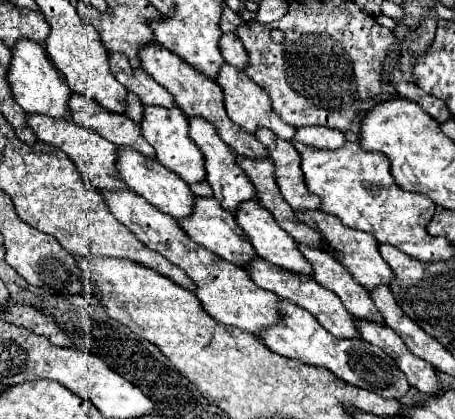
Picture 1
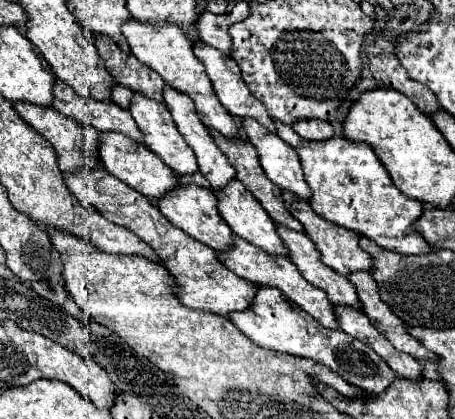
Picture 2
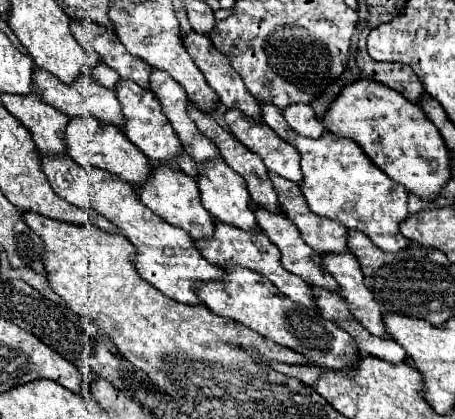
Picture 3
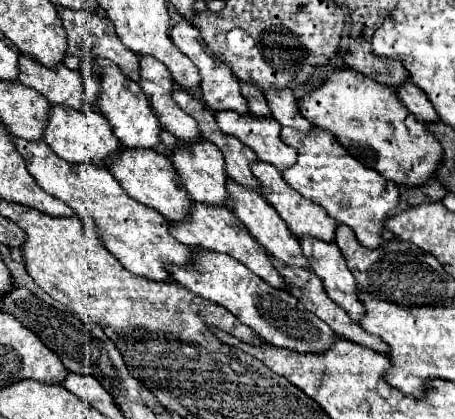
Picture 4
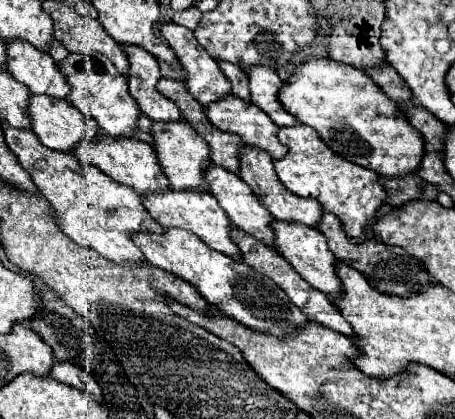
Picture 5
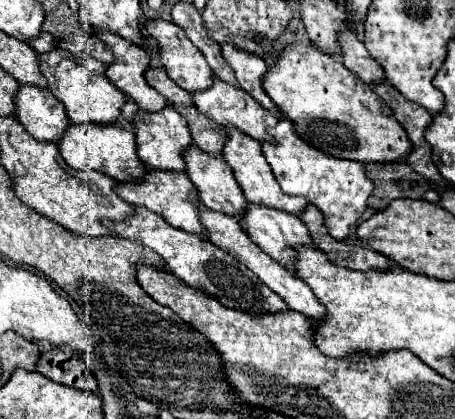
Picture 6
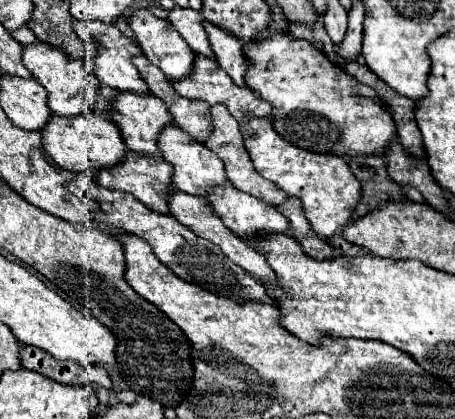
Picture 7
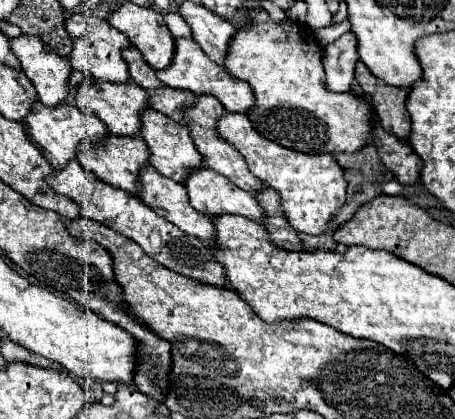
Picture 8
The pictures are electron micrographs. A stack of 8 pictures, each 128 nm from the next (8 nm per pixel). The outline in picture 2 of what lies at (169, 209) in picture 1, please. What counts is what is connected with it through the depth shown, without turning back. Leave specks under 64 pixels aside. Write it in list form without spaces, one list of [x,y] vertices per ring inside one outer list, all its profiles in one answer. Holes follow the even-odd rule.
[[[102,132],[102,134],[98,134],[96,142],[98,142],[98,148],[92,150],[90,154],[94,158],[98,156],[98,160],[104,164],[104,168],[112,176],[122,180],[136,192],[144,194],[152,204],[156,204],[160,198],[164,198],[166,192],[170,192],[178,184],[178,176],[174,176],[174,172],[158,156],[154,156],[154,152],[150,152],[144,144],[134,142],[132,138],[118,134],[118,132]]]

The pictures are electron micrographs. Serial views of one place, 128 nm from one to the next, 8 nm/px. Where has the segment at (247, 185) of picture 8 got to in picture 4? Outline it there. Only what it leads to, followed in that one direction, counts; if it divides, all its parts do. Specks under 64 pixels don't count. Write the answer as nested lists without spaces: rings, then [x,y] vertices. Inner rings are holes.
[[[254,162],[250,166],[252,174],[256,176],[258,184],[260,184],[260,194],[264,196],[264,200],[274,206],[274,210],[280,214],[280,218],[286,222],[286,226],[292,230],[292,234],[296,236],[304,236],[304,234],[310,234],[314,238],[320,238],[320,240],[326,240],[326,242],[332,242],[334,240],[334,232],[336,232],[336,226],[338,222],[334,218],[330,218],[324,208],[320,208],[320,204],[312,204],[310,200],[306,200],[304,196],[300,196],[294,188],[290,188],[286,184],[286,180],[282,178],[282,174],[270,166],[268,162]]]

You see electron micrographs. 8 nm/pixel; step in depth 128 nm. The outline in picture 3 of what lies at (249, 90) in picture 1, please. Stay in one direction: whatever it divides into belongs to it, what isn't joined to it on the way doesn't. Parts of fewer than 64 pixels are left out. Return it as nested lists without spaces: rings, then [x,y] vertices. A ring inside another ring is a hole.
[[[186,32],[186,34],[182,36],[182,42],[184,42],[188,54],[192,56],[192,60],[196,62],[196,66],[202,70],[208,86],[218,94],[220,104],[224,104],[226,108],[238,108],[238,110],[242,110],[242,114],[244,114],[246,118],[254,118],[254,120],[262,122],[262,112],[260,112],[258,100],[250,96],[250,92],[246,90],[242,78],[238,76],[238,72],[234,72],[234,68],[230,66],[228,58],[226,58],[224,54],[220,54],[220,52],[212,46],[212,42],[208,40],[208,36],[200,36],[198,32]]]

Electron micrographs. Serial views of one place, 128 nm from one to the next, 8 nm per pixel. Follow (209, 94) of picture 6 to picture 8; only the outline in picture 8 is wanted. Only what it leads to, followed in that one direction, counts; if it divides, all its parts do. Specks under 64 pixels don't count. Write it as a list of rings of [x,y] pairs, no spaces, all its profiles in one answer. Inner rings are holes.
[[[182,38],[182,40],[174,40],[174,44],[176,44],[176,52],[172,56],[170,68],[156,70],[156,76],[160,82],[164,82],[166,86],[172,86],[172,88],[190,90],[196,96],[212,94],[222,102],[222,106],[228,112],[246,113],[246,110],[252,106],[252,100],[254,100],[252,88],[246,82],[228,74],[226,68],[216,68],[216,64],[212,64],[212,60],[208,60],[208,56],[204,56],[204,52],[200,52],[200,46],[194,40]]]

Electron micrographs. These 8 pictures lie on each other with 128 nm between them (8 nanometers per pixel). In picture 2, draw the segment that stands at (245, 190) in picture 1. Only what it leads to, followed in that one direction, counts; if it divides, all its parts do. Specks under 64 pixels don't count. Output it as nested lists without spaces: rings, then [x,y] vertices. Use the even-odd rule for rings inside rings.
[[[166,84],[166,86],[164,86],[164,104],[168,106],[168,110],[170,110],[170,114],[172,114],[172,120],[174,120],[176,128],[178,128],[178,132],[184,136],[186,144],[194,150],[194,154],[196,154],[196,158],[198,158],[198,170],[208,178],[208,182],[212,184],[212,188],[214,188],[214,190],[220,190],[220,188],[226,186],[230,180],[234,180],[236,172],[234,172],[232,164],[228,162],[228,158],[224,156],[224,152],[220,152],[220,148],[214,144],[212,136],[208,134],[208,128],[206,128],[206,126],[200,122],[200,118],[196,116],[192,100],[190,100],[188,96],[184,96],[182,92],[176,92],[176,88],[172,88],[172,86]]]

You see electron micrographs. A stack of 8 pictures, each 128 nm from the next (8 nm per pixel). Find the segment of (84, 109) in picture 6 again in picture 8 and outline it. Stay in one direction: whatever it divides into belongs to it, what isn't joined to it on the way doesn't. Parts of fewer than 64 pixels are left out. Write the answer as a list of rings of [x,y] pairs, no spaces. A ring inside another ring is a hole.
[[[38,36],[10,38],[10,48],[20,60],[22,70],[38,92],[38,100],[46,106],[64,102],[68,94],[68,74],[72,66],[66,58],[50,52]]]

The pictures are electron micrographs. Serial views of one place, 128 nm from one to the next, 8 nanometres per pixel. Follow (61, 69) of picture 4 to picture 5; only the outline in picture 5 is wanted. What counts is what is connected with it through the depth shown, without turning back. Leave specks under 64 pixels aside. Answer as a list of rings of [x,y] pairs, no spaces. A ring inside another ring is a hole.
[[[26,40],[6,42],[6,64],[4,68],[24,84],[32,94],[48,94],[54,98],[66,98],[70,86],[56,62],[46,54],[36,50]]]

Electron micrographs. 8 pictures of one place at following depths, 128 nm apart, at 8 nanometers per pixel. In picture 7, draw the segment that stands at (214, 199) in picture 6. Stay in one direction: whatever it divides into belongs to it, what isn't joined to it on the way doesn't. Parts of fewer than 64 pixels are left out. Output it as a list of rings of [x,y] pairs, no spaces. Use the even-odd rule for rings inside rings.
[[[176,124],[160,132],[160,152],[162,152],[162,158],[172,164],[172,184],[182,192],[188,192],[194,196],[206,196],[210,188],[224,184],[226,180],[224,164],[216,158],[216,154],[212,154],[212,150],[208,150],[204,144],[188,140],[188,132],[178,128]]]

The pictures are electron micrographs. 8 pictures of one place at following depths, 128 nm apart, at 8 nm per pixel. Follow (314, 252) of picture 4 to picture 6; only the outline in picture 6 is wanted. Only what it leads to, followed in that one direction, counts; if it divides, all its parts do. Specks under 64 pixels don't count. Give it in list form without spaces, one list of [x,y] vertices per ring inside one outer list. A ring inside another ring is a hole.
[[[248,204],[244,216],[240,218],[240,226],[256,242],[256,246],[260,246],[268,256],[272,256],[276,262],[280,262],[288,270],[294,270],[294,266],[296,266],[296,252],[292,250],[292,246],[294,244],[312,244],[308,228],[300,222],[300,218],[286,214],[282,210],[276,210],[276,208]]]

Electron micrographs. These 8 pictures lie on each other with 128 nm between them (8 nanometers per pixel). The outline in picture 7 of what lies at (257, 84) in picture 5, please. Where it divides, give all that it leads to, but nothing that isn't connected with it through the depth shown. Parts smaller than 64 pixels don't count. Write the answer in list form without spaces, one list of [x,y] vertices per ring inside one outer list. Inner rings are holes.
[[[204,20],[204,30],[208,32],[210,48],[214,52],[216,62],[220,64],[220,68],[238,86],[246,86],[244,74],[248,70],[248,62],[242,54],[242,42],[236,40],[236,36],[228,36],[228,32],[220,32],[220,28],[216,28],[214,24],[208,24],[208,20]]]

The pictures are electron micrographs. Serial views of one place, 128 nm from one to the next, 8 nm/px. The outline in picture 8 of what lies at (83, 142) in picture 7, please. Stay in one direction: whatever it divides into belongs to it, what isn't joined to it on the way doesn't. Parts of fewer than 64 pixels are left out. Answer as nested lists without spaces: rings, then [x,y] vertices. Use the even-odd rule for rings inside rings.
[[[34,102],[26,120],[24,120],[24,126],[26,126],[26,132],[30,134],[32,142],[36,142],[36,146],[40,146],[42,156],[54,168],[64,168],[68,164],[68,160],[76,158],[78,144],[84,138],[104,140],[108,136],[108,130],[104,128],[104,124],[98,118],[84,114],[78,106],[70,106],[70,104],[56,104],[56,108],[48,108],[40,102]]]

